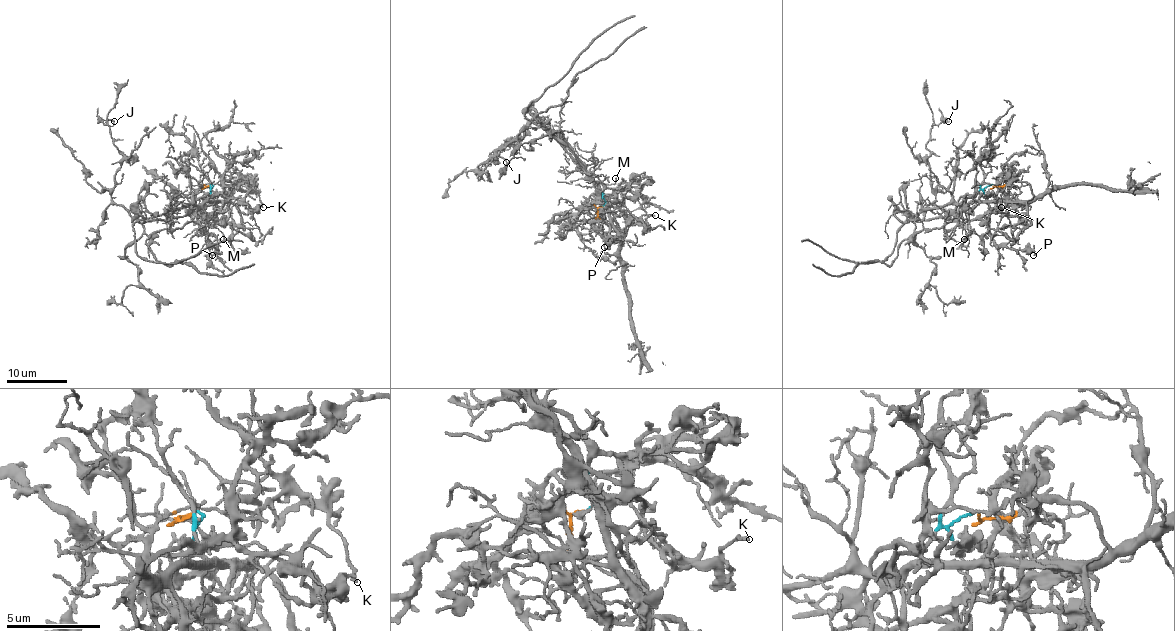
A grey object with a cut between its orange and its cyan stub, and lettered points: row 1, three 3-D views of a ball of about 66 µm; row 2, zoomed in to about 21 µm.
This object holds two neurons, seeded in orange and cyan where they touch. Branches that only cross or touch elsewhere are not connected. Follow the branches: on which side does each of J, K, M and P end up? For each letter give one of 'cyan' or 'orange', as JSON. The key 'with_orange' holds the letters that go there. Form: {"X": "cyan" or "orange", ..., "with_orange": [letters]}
{"J": "cyan", "K": "cyan", "M": "orange", "P": "cyan", "with_orange": ["M"]}

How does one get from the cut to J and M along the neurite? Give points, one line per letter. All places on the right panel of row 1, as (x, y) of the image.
J: (992, 184), (962, 196), (939, 228), (913, 235), (912, 220), (934, 199), (925, 144), (931, 128), (948, 122)
M: (992, 185), (1006, 185), (1009, 200), (974, 200), (969, 205), (968, 219), (971, 229), (963, 238)

